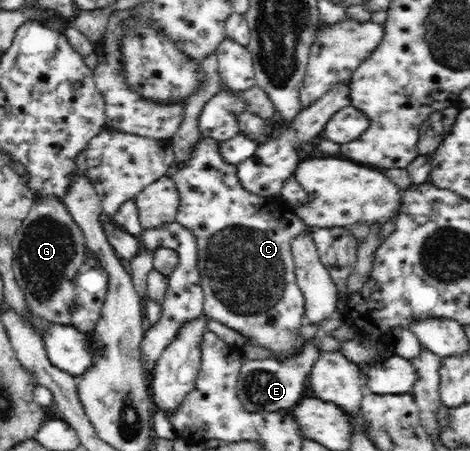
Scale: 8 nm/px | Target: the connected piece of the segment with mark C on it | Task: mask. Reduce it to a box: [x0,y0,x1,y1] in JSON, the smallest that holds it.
[167,136,315,359]

